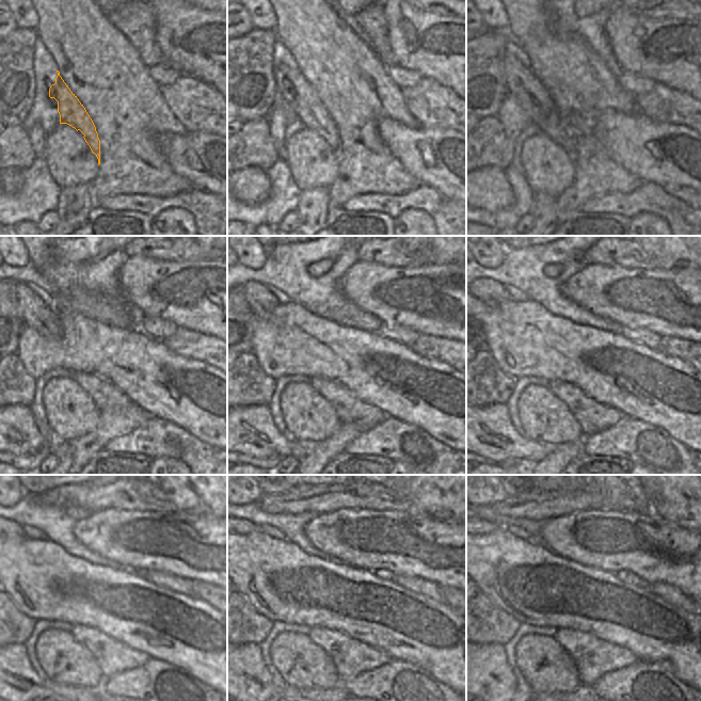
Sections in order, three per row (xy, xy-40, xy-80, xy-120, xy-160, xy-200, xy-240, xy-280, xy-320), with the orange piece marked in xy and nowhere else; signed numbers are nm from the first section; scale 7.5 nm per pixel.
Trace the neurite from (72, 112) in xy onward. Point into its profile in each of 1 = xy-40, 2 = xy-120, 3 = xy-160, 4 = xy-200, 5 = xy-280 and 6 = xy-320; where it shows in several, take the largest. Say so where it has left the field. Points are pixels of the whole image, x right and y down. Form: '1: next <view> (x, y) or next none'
1: next xy-40 (293, 91)
2: next xy-120 (45, 320)
3: next xy-160 (261, 301)
4: next xy-200 (492, 292)
5: next xy-280 (249, 526)
6: next xy-320 (488, 527)

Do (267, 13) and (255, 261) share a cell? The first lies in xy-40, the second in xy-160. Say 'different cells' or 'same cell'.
same cell

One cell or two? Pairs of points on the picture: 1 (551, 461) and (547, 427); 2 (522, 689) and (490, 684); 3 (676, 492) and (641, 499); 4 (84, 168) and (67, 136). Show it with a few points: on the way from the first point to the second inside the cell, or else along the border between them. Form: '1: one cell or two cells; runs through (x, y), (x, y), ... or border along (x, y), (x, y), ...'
1: two cells; border along (577, 440), (553, 446)
2: two cells; border along (508, 665), (515, 680), (516, 689)
3: two cells; border along (641, 486), (651, 511)
4: one cell; runs through (75, 163), (68, 160), (67, 145)

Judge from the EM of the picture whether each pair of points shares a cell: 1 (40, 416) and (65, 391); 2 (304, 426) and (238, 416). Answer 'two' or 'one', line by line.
1: two
2: two

